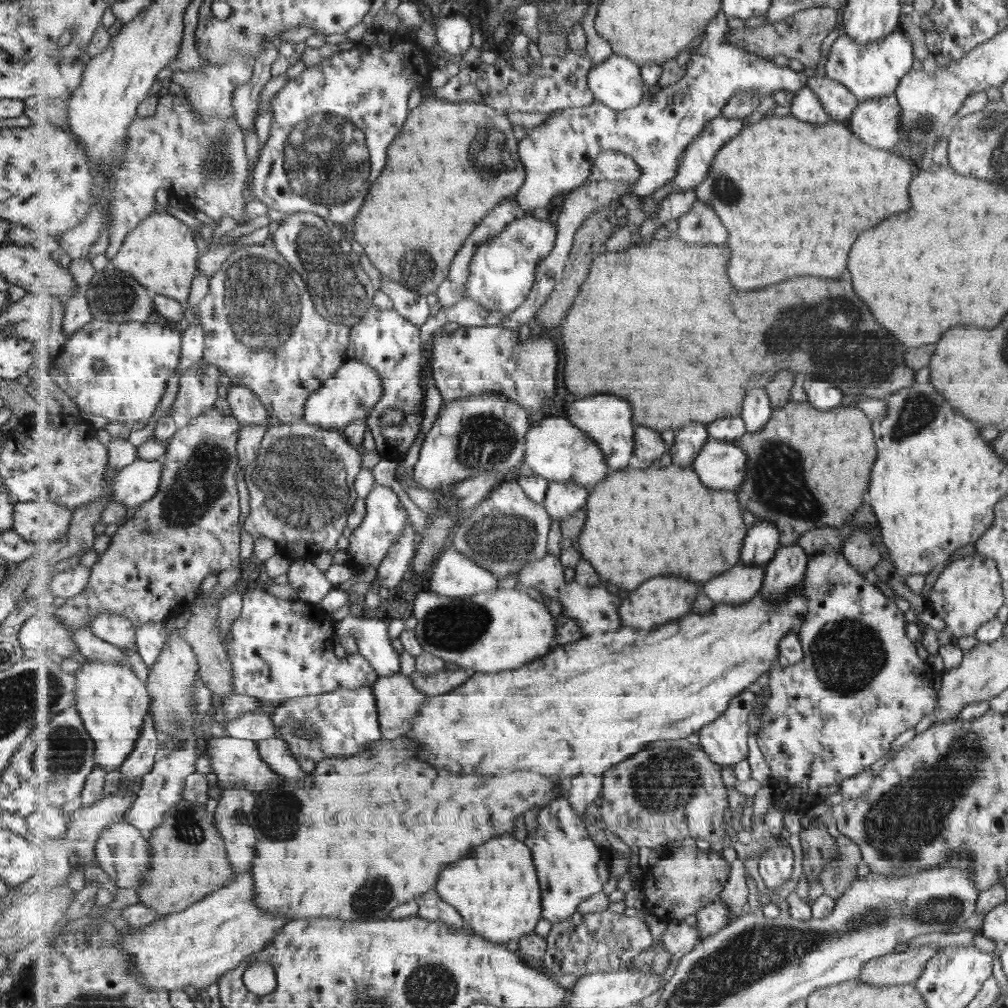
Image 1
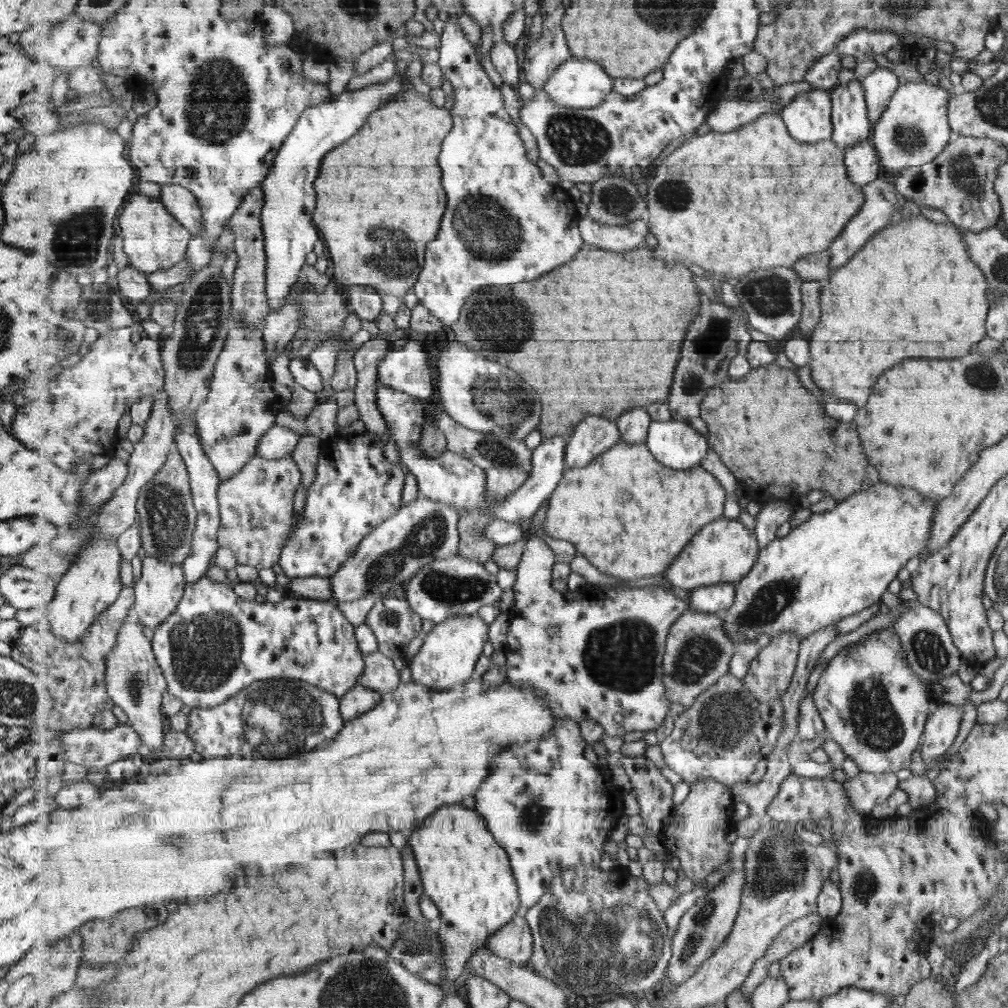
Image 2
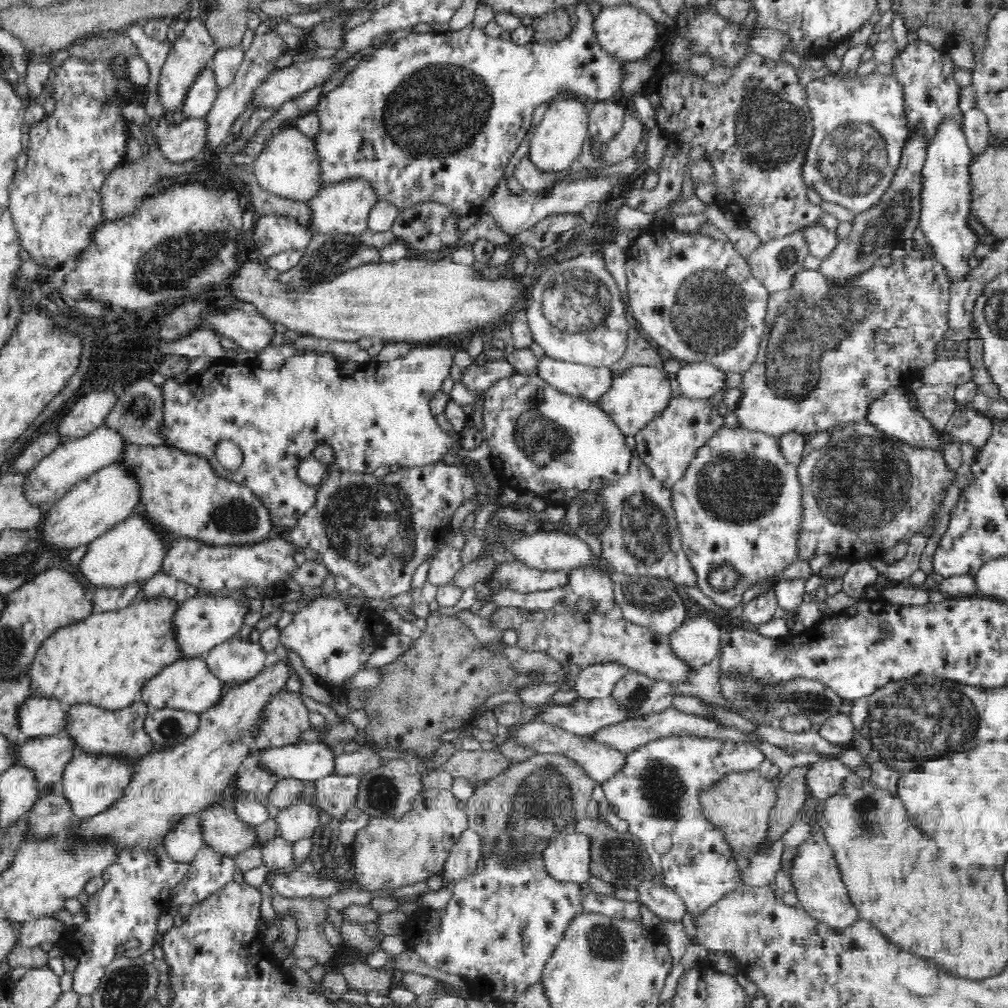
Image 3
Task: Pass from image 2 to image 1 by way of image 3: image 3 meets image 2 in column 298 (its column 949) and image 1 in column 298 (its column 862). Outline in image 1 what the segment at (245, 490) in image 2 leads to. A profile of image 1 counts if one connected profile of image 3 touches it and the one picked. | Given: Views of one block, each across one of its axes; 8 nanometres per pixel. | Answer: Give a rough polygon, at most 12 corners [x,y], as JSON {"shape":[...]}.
{"shape":[[273,422],[244,530],[292,562],[333,552],[363,450]]}

